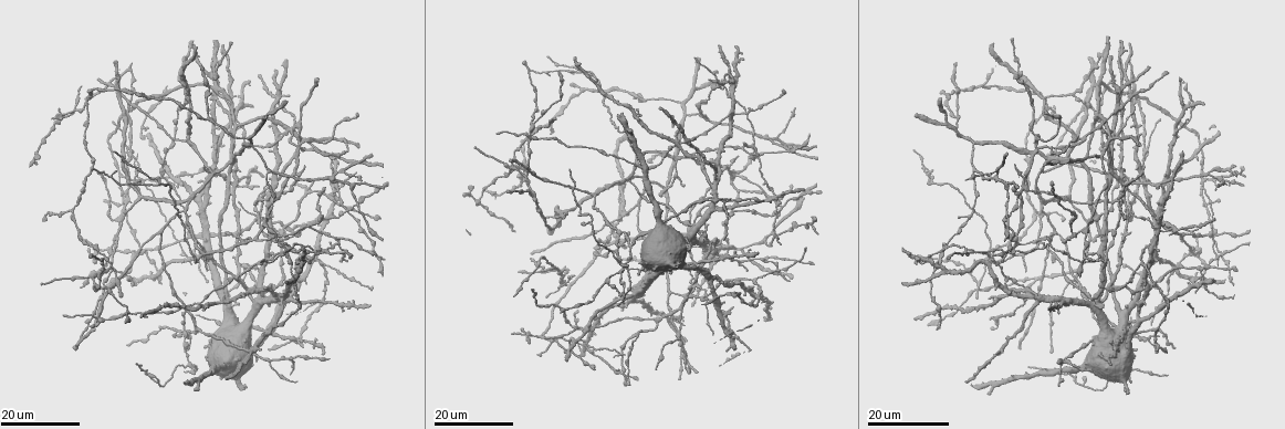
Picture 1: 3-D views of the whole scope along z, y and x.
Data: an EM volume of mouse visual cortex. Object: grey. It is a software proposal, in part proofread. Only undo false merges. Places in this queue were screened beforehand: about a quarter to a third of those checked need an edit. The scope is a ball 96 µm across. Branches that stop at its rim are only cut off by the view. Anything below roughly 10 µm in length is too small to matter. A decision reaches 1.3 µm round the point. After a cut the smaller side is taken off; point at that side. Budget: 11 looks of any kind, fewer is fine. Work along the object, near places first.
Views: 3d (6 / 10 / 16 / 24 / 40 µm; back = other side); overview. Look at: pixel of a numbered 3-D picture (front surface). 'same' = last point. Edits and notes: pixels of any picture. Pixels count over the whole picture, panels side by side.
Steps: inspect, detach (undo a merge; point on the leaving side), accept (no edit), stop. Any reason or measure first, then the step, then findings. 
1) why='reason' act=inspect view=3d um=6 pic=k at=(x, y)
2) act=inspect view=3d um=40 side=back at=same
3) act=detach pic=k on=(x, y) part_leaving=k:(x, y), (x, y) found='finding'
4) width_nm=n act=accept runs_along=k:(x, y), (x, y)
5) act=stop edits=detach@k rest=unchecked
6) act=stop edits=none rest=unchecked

why='two arms in line, one across' act=inspect view=3d um=16 pic=1 at=(193, 241)

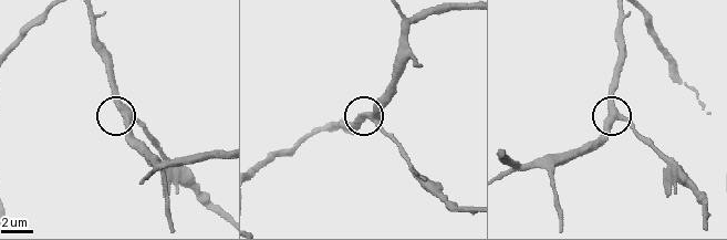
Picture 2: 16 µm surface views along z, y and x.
why='closer look' act=inspect view=3d um=10 pic=2 at=(124, 112)

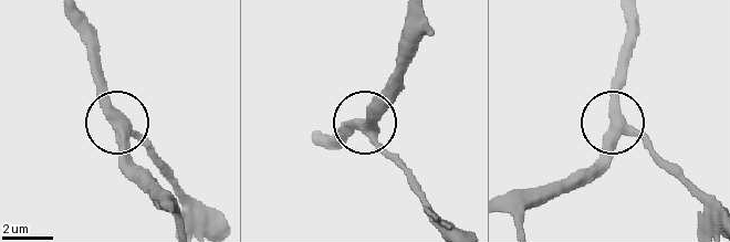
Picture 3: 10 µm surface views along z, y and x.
side_arm_um=80 act=accept runs_along=3:(206, 222), (120, 120), (98, 60) found='continuous, no second neuron'

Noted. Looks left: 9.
why='a fork' act=inspect view=3d um=16 pic=1 at=(933, 183)

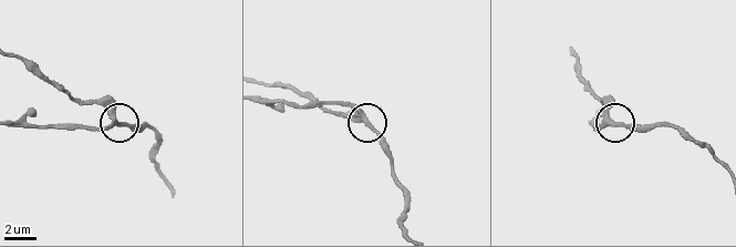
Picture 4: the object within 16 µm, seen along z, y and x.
act=inspect view=3d um=10 pic=4 at=(114, 120)

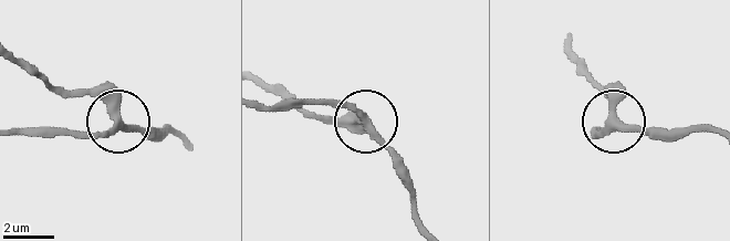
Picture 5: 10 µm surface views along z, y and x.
act=accept runs_along=5:(419, 222), (409, 171), (368, 127), (314, 117) found='one neuron here'

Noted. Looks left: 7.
why='thin arm on a thick one' act=inspect view=3d um=16 pic=1 at=(943, 252)

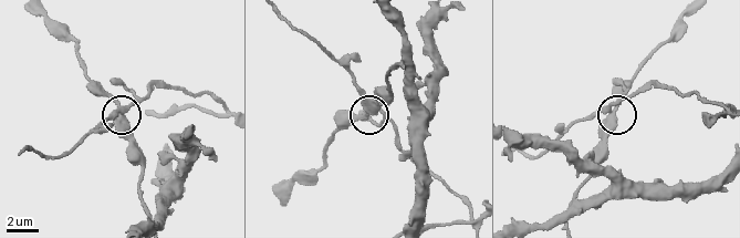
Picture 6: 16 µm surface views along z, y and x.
act=inspect view=3d um=10 pic=6 at=(606, 108)

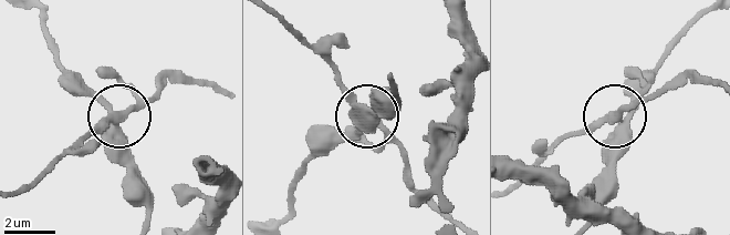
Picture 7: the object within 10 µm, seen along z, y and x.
act=accept found='continuous, no second neuron'

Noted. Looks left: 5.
act=inspect view=3d um=16 pic=1 at=(746, 111)

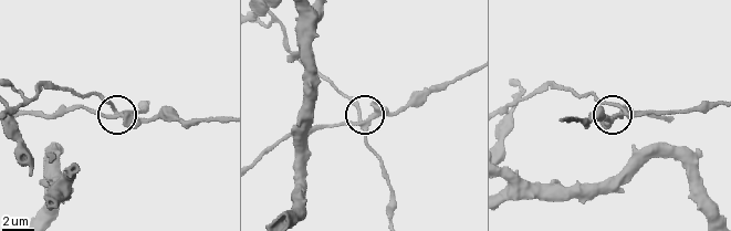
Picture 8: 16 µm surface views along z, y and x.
act=inspect view=3d um=10 pic=8 at=(620, 118)

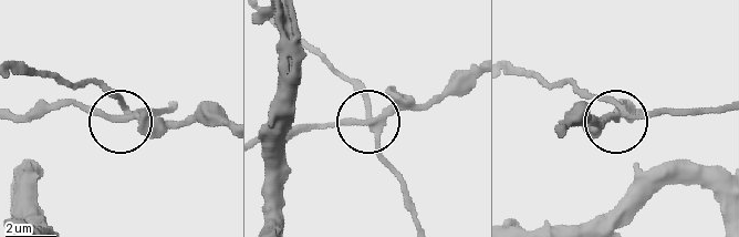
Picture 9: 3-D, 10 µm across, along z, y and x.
width_nm=250 act=accept runs_along=9:(511, 75), (579, 86), (611, 103), (620, 115), (672, 113) found='one neuron here'

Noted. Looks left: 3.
why='branch point' act=inspect view=3d um=24 pic=1 at=(706, 294)

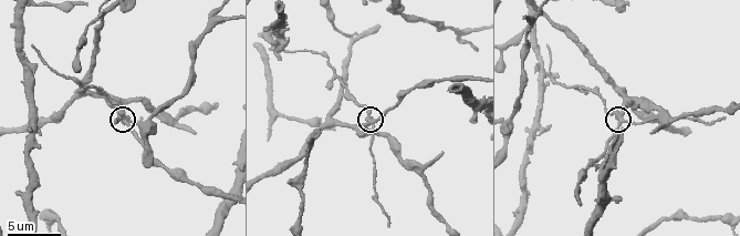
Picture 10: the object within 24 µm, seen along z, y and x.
act=inspect view=3d um=10 pic=10 at=(370, 116)

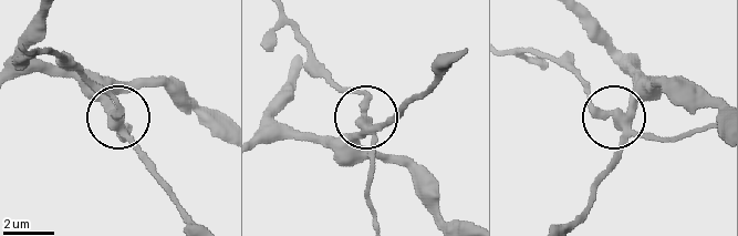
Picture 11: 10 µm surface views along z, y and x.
width_nm=350 act=accept found='one neuron here'

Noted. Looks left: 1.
act=stop edits=none rest=unchecked

